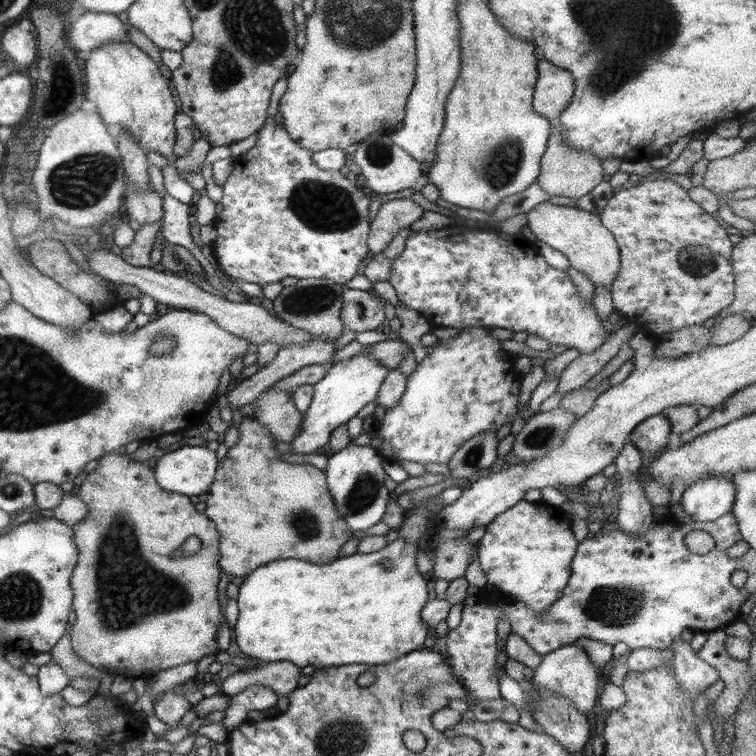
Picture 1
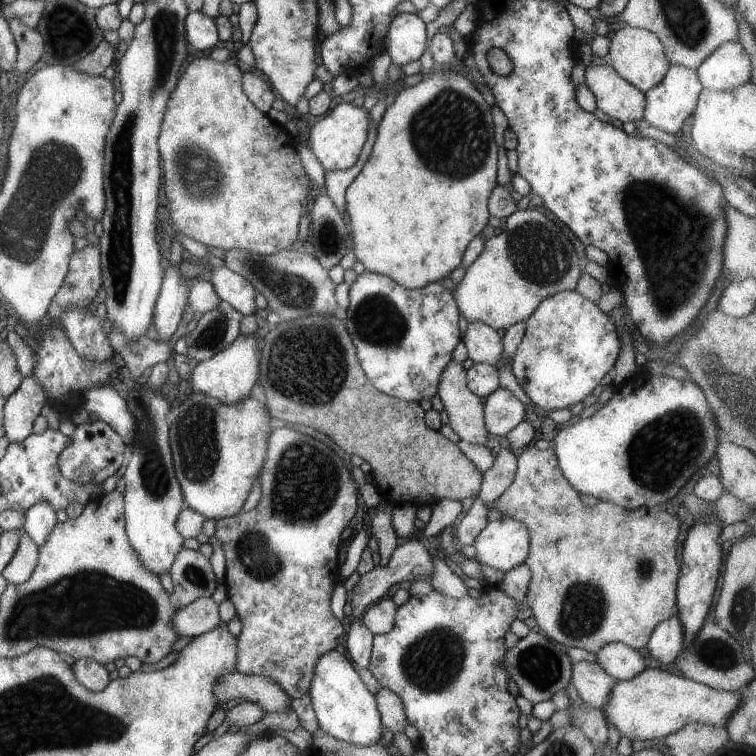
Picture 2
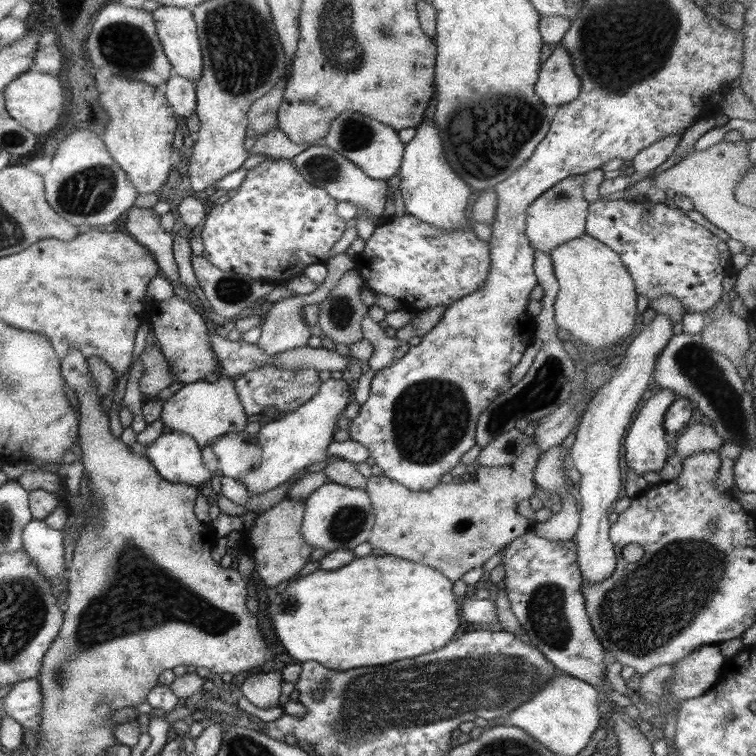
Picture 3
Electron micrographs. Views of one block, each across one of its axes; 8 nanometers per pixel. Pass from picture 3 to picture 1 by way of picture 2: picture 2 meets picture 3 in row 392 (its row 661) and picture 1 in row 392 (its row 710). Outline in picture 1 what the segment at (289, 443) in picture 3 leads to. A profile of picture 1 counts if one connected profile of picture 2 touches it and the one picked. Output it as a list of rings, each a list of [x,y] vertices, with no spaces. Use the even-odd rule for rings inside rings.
[[[365,352],[327,366],[322,380],[313,385],[313,398],[307,410],[302,413],[300,432],[289,442],[293,448],[291,452],[311,454],[320,446],[327,444],[328,436],[336,426],[345,425],[347,420],[359,412],[360,408],[375,401],[381,383],[387,376],[387,370],[387,368],[379,366],[379,362],[373,356],[365,356]]]

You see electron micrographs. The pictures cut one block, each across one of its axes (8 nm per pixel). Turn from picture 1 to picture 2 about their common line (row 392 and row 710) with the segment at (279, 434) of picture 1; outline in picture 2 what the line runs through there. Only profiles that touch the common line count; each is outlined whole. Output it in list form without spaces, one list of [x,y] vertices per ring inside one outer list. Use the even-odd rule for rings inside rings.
[[[231,670],[223,674],[220,682],[213,684],[213,694],[218,704],[230,700],[247,700],[257,704],[263,712],[283,712],[290,705],[285,692],[267,676],[246,676]]]

